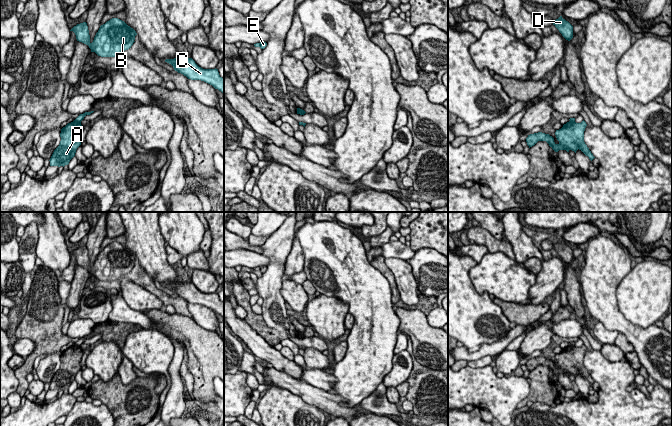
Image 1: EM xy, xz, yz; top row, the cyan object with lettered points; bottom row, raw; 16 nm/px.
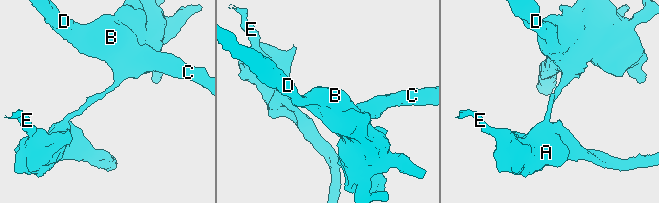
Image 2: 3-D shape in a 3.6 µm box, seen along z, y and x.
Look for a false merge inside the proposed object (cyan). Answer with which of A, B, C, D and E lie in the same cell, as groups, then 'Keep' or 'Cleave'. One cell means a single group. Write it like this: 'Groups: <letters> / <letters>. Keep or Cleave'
Groups: A E / B C D. Cleave

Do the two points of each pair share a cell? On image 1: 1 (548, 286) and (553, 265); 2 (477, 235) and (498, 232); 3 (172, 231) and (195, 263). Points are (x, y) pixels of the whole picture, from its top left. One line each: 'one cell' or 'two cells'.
1: one cell
2: two cells
3: one cell

